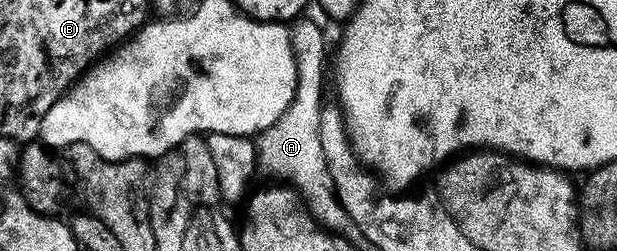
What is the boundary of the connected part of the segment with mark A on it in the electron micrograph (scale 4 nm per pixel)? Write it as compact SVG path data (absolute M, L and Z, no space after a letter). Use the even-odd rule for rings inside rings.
M299 16L289 23L288 26L292 48L294 49L294 59L296 60L298 83L296 84L296 92L292 96L292 104L288 104L284 116L280 116L280 120L276 120L276 124L272 128L257 135L258 162L262 166L267 166L278 177L275 179L285 180L291 187L297 188L315 219L327 231L342 232L345 231L342 229L348 226L346 207L338 199L338 192L334 189L334 181L328 172L326 161L324 160L324 148L320 148L320 112L324 105L324 99L322 99L322 76L324 74L324 58L326 56L327 59L328 56L328 50L326 54L326 34L312 19L306 17Z

